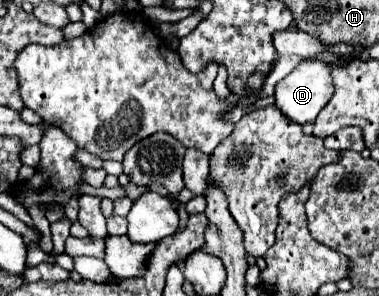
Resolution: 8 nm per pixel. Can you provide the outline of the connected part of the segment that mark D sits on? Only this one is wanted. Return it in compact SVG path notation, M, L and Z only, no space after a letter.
M303 60L289 76L285 76L281 82L277 82L273 96L275 96L275 106L283 114L287 114L289 120L293 120L297 124L315 122L315 118L319 116L323 106L333 96L333 82L331 82L327 64L319 62L319 60Z

